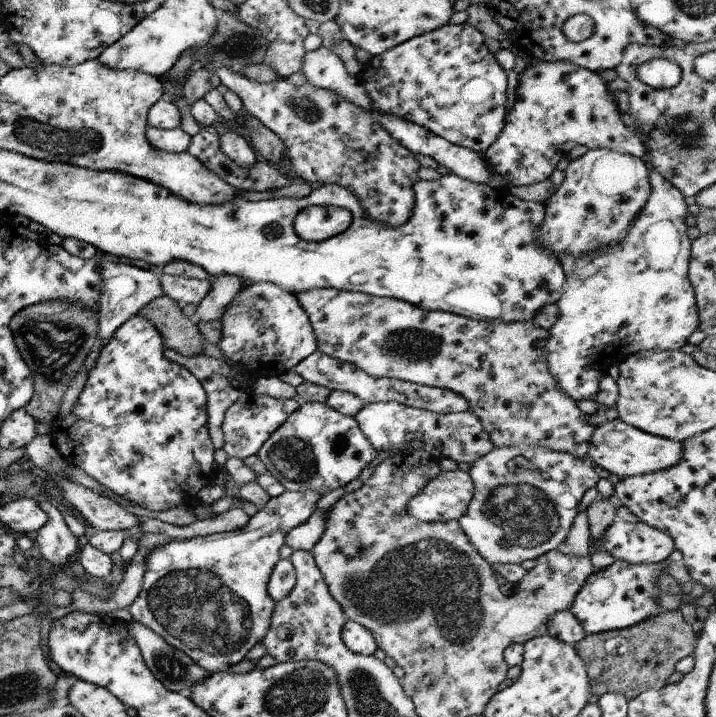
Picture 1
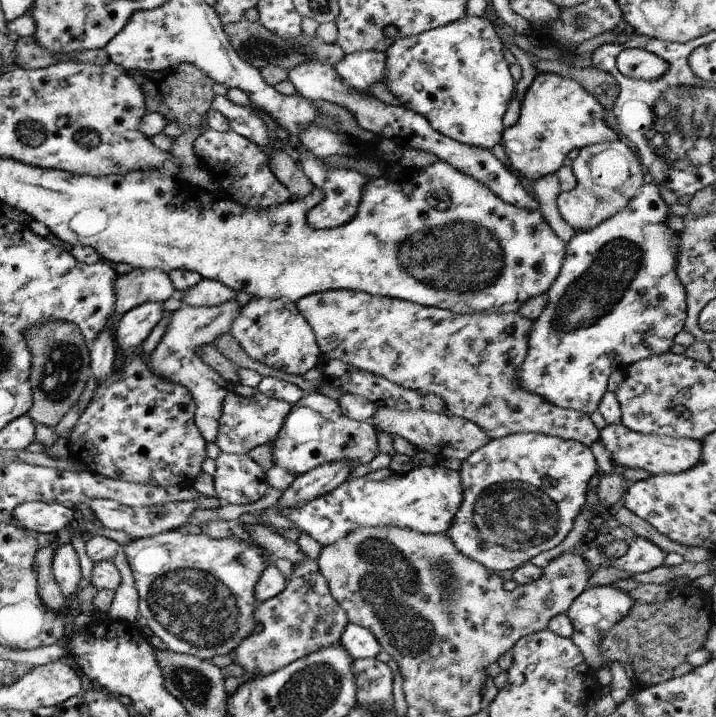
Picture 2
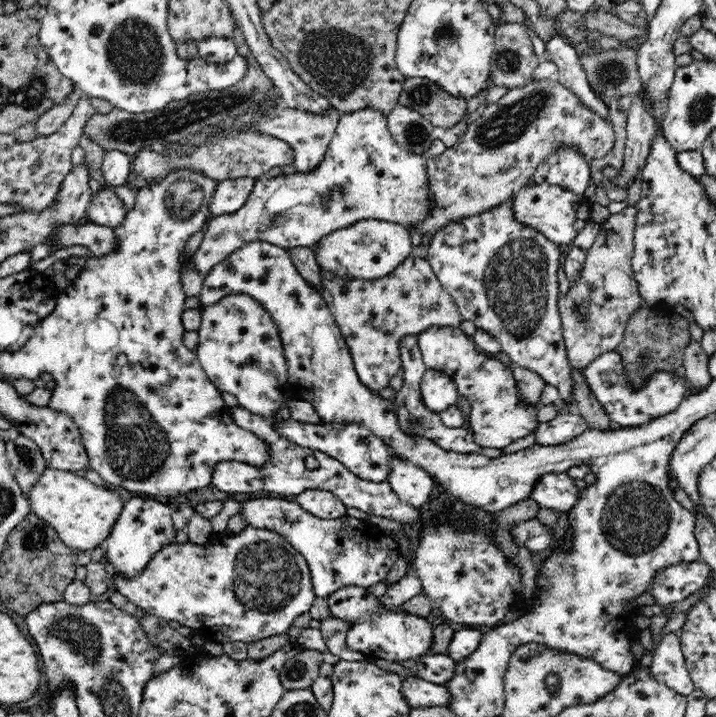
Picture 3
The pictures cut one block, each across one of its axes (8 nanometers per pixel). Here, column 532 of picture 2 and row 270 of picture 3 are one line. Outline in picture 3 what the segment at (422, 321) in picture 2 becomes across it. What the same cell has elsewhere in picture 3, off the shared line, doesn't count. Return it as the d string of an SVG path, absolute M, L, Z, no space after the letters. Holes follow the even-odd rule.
M410 255L400 266L397 266L385 277L365 281L362 279L346 279L334 276L332 273L321 271L322 298L327 302L330 312L336 319L342 336L348 345L354 370L362 385L372 391L386 388L390 378L400 370L400 341L406 334L420 334L430 326L460 327L463 321L453 297L446 293L439 278L435 275L431 264L424 257Z

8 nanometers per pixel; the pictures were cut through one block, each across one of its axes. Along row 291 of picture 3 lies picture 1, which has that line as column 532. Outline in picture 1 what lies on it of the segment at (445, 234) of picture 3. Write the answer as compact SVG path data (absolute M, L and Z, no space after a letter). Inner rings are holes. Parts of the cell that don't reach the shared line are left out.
M530 445L494 447L471 464L468 476L474 487L472 498L466 512L456 522L475 552L489 565L520 565L525 560L537 559L554 550L567 537L578 513L581 496L598 480L593 465L586 454L583 458L577 458L568 453Z

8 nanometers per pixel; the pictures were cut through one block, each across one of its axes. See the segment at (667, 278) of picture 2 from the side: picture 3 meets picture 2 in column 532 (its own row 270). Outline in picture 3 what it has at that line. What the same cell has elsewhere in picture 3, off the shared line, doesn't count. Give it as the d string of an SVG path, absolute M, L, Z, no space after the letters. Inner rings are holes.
M376 219L361 220L323 236L310 246L321 271L365 281L385 277L412 254L409 228Z

